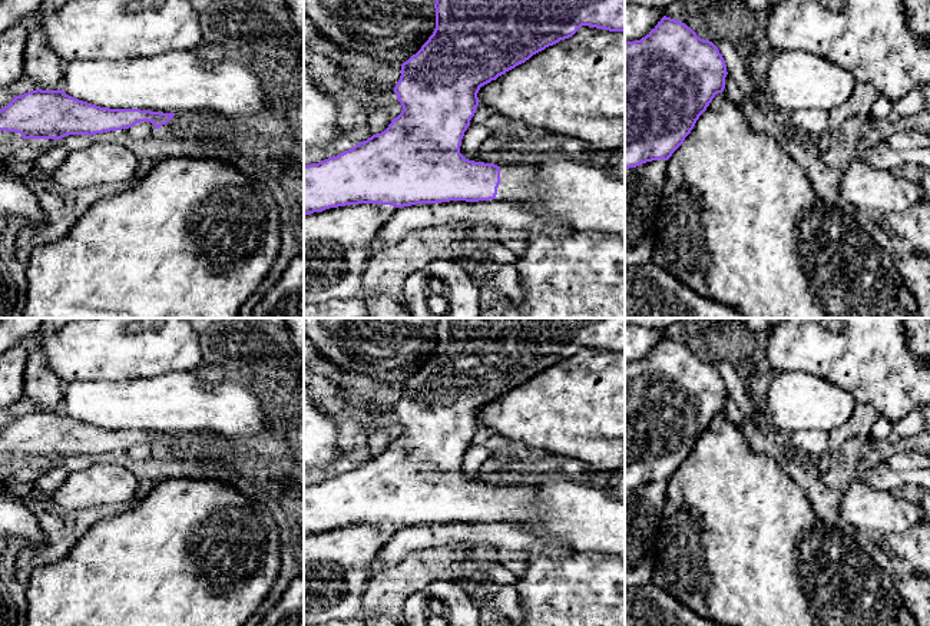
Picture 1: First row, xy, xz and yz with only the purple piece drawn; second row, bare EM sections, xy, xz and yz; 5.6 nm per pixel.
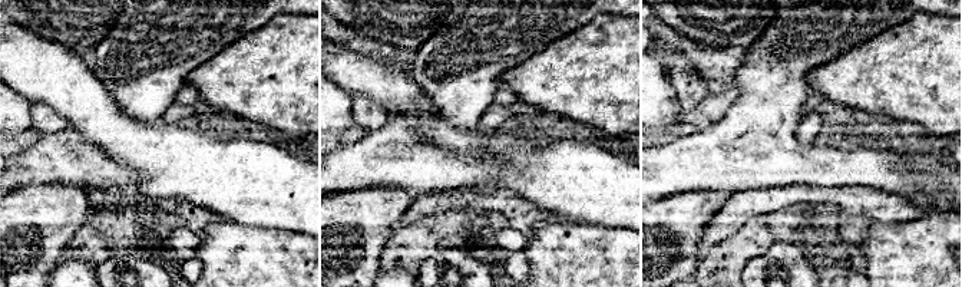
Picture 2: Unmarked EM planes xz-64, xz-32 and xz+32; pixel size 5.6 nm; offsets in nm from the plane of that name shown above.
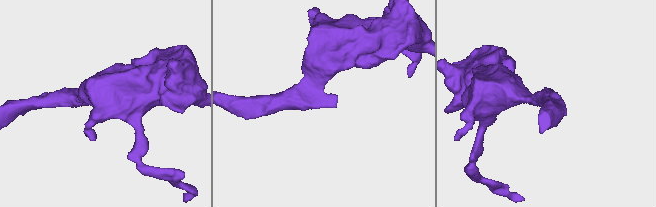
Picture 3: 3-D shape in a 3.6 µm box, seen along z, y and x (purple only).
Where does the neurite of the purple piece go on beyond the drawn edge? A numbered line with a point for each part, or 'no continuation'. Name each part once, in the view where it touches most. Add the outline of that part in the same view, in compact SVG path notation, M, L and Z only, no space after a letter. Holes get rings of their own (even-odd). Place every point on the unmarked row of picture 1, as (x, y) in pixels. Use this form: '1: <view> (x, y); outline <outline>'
1: xz (518, 500); outline M514 484L500 488L500 506L497 520L512 521L522 516L536 514L536 499L533 484Z

